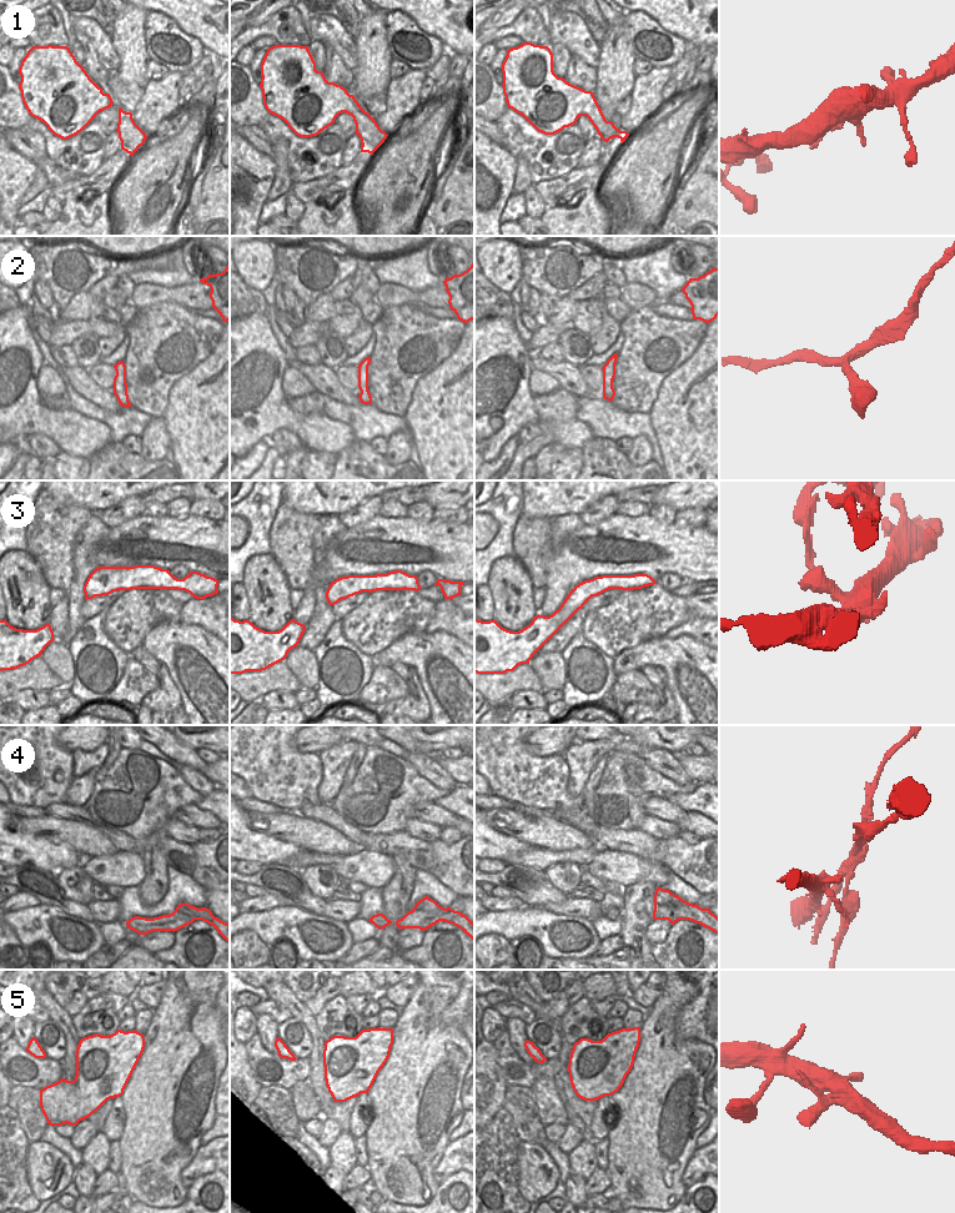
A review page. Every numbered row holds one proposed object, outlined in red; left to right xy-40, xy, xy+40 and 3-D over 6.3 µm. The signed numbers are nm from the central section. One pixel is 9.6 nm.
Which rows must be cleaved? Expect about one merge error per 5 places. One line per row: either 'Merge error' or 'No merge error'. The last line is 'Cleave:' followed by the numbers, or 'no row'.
1: No merge error
2: No merge error
3: No merge error
4: Merge error
5: No merge error
Cleave: 4.

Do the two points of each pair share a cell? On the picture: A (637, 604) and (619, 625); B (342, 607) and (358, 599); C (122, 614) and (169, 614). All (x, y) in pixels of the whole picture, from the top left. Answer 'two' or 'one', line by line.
A: one
B: one
C: one

